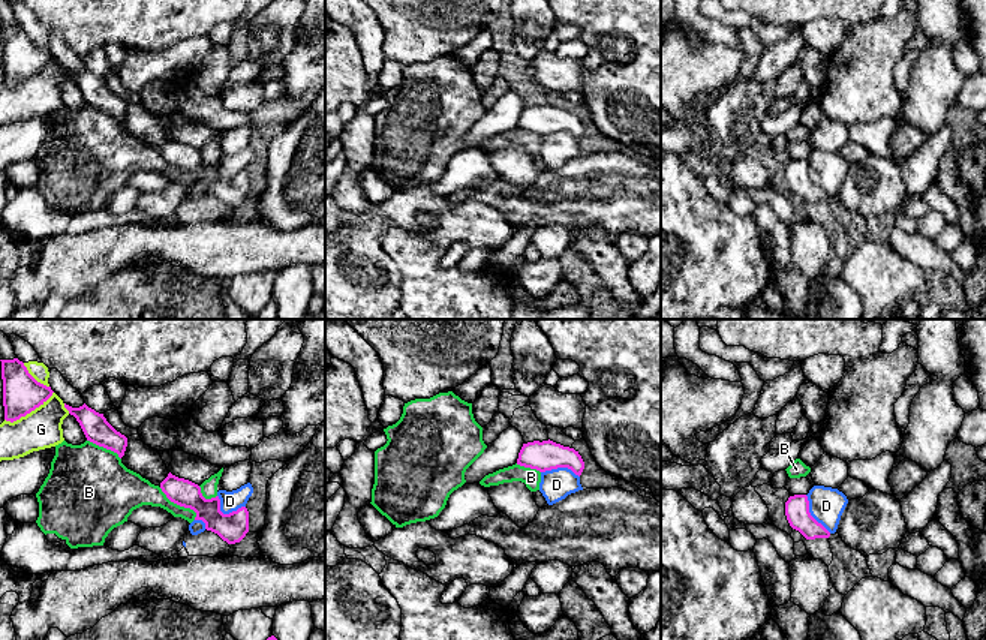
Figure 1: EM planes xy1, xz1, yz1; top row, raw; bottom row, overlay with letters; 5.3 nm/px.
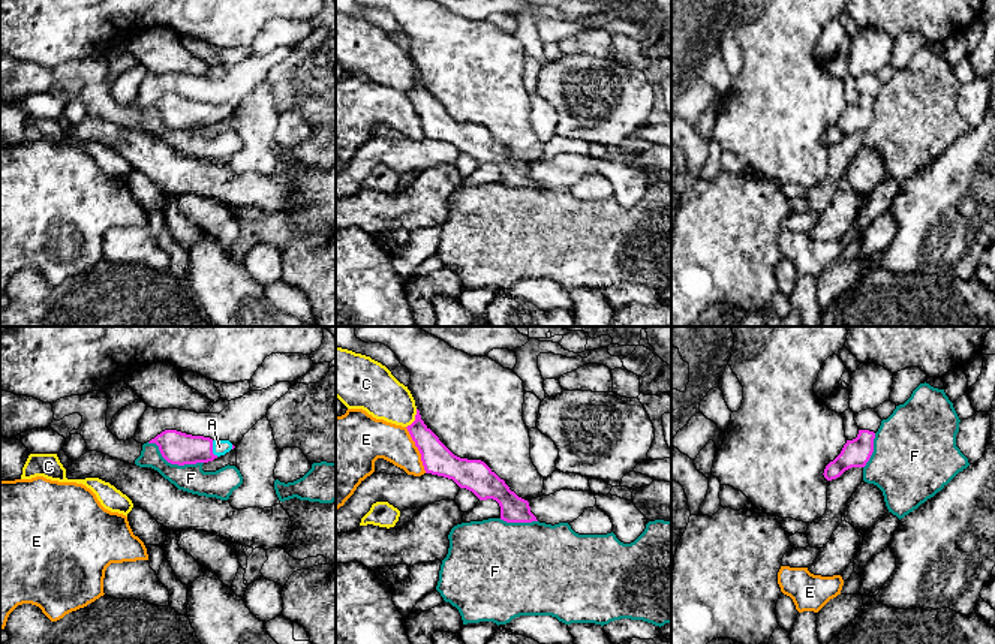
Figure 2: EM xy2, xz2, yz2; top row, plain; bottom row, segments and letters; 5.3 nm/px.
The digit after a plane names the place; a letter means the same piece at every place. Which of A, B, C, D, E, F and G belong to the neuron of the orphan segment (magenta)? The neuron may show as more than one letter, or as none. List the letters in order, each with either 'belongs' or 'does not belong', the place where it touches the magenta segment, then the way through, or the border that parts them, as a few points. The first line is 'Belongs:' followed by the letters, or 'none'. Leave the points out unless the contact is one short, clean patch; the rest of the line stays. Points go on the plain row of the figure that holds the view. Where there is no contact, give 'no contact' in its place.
Belongs: A
A: belongs; contact xy2 (212, 114); way xy2 (179, 113), (212, 114), (219, 111)
B: does not belong; contact xy1 (180, 170)
C: does not belong; contact xz2 (415, 83)
D: does not belong; contact xy1 (225, 179); border xy1 (218, 159), (224, 177), (236, 176), (245, 170)
E: does not belong; contact xz2 (418, 114)
F: does not belong; contact xy2 (173, 128); border xy2 (147, 107), (153, 107), (159, 117), (171, 128), (203, 128)
G: does not belong; contact xy1 (29, 77); border xy1 (53, 56), (24, 80), (12, 86), (5, 84)

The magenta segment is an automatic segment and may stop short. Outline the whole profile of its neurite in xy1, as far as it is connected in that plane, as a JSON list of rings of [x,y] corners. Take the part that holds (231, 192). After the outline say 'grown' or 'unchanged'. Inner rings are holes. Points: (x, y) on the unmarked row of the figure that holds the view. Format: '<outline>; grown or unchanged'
[[[171,136],[160,147],[160,153],[171,166],[193,174],[196,177],[195,184],[202,184],[207,195],[217,198],[228,208],[240,207],[249,196],[249,175],[246,171],[223,178],[219,160],[205,163],[198,148]]]; unchanged

